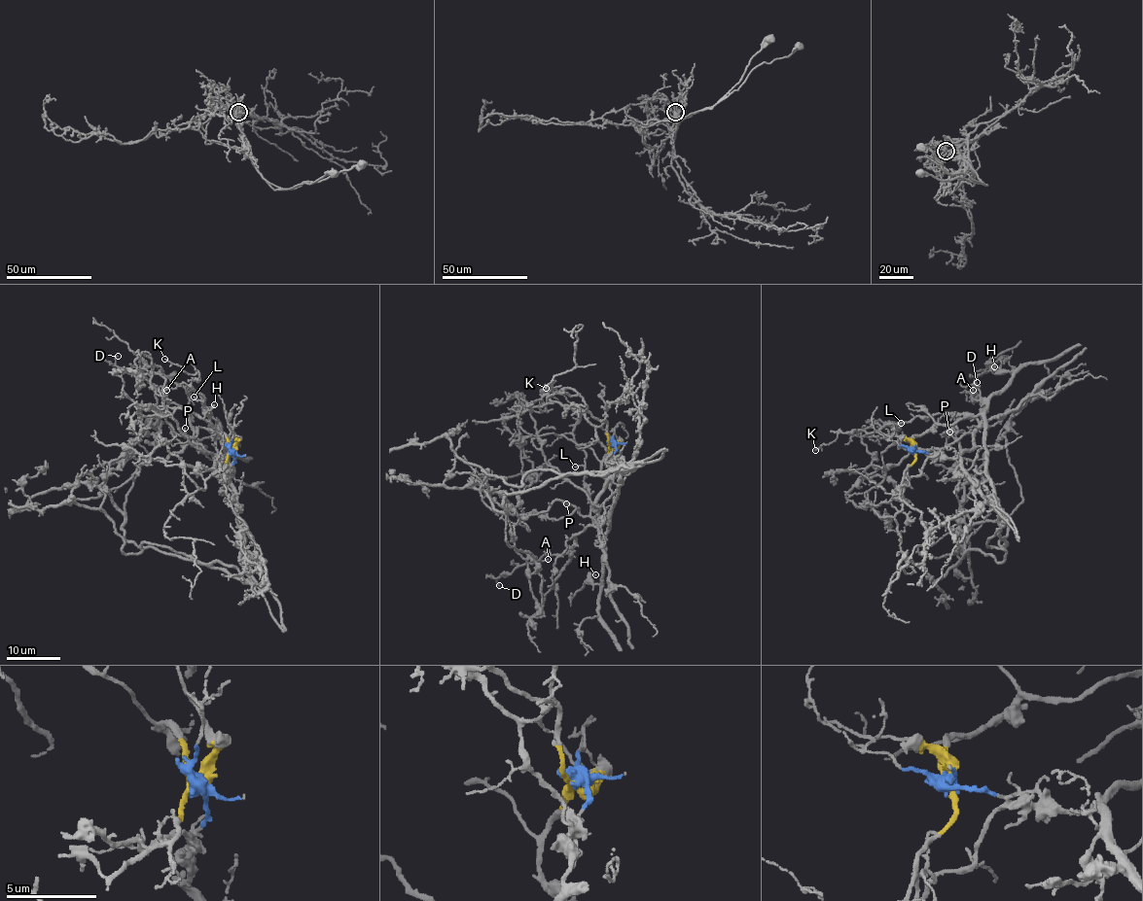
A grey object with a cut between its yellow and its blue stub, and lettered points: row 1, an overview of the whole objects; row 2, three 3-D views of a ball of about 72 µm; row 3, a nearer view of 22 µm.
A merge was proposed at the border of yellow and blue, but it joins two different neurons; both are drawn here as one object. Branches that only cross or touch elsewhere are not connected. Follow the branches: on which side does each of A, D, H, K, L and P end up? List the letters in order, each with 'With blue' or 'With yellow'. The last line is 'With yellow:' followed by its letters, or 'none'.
A: With blue
D: With blue
H: With yellow
K: With blue
L: With blue
P: With blue
With yellow: H

